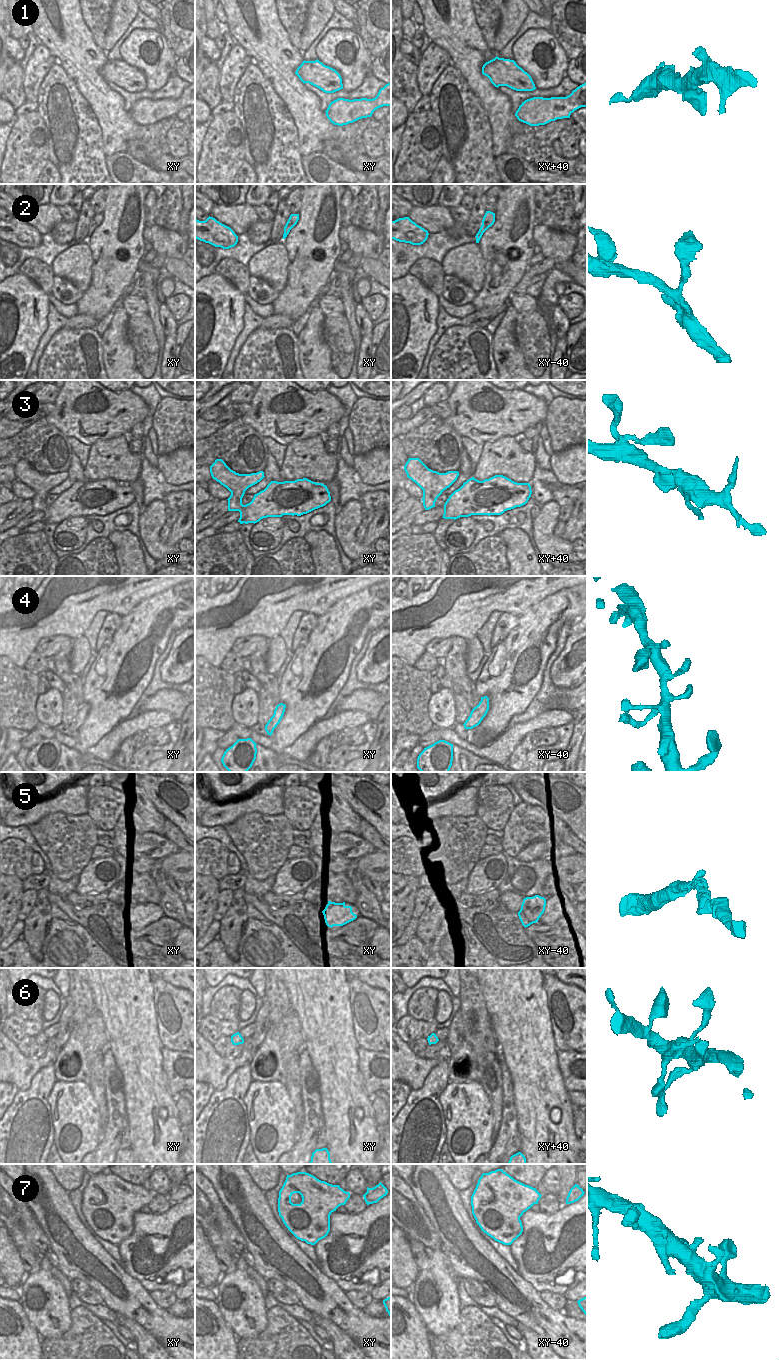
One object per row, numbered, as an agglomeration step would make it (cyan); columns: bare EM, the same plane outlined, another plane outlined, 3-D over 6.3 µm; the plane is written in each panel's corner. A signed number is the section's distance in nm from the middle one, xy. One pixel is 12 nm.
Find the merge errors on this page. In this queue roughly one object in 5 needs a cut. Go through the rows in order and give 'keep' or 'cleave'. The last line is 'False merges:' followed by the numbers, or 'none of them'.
1: keep
2: keep
3: keep
4: keep
5: keep
6: keep
7: keep
False merges: none of them

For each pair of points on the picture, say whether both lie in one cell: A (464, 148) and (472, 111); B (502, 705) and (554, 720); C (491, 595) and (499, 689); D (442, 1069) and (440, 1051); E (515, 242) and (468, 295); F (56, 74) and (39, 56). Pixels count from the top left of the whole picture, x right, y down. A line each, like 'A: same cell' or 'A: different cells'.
A: same cell
B: different cells
C: different cells
D: different cells
E: different cells
F: different cells

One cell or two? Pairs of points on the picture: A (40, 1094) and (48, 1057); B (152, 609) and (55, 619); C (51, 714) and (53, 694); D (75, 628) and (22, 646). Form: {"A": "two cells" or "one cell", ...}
{"A": "two cells", "B": "two cells", "C": "one cell", "D": "one cell"}

